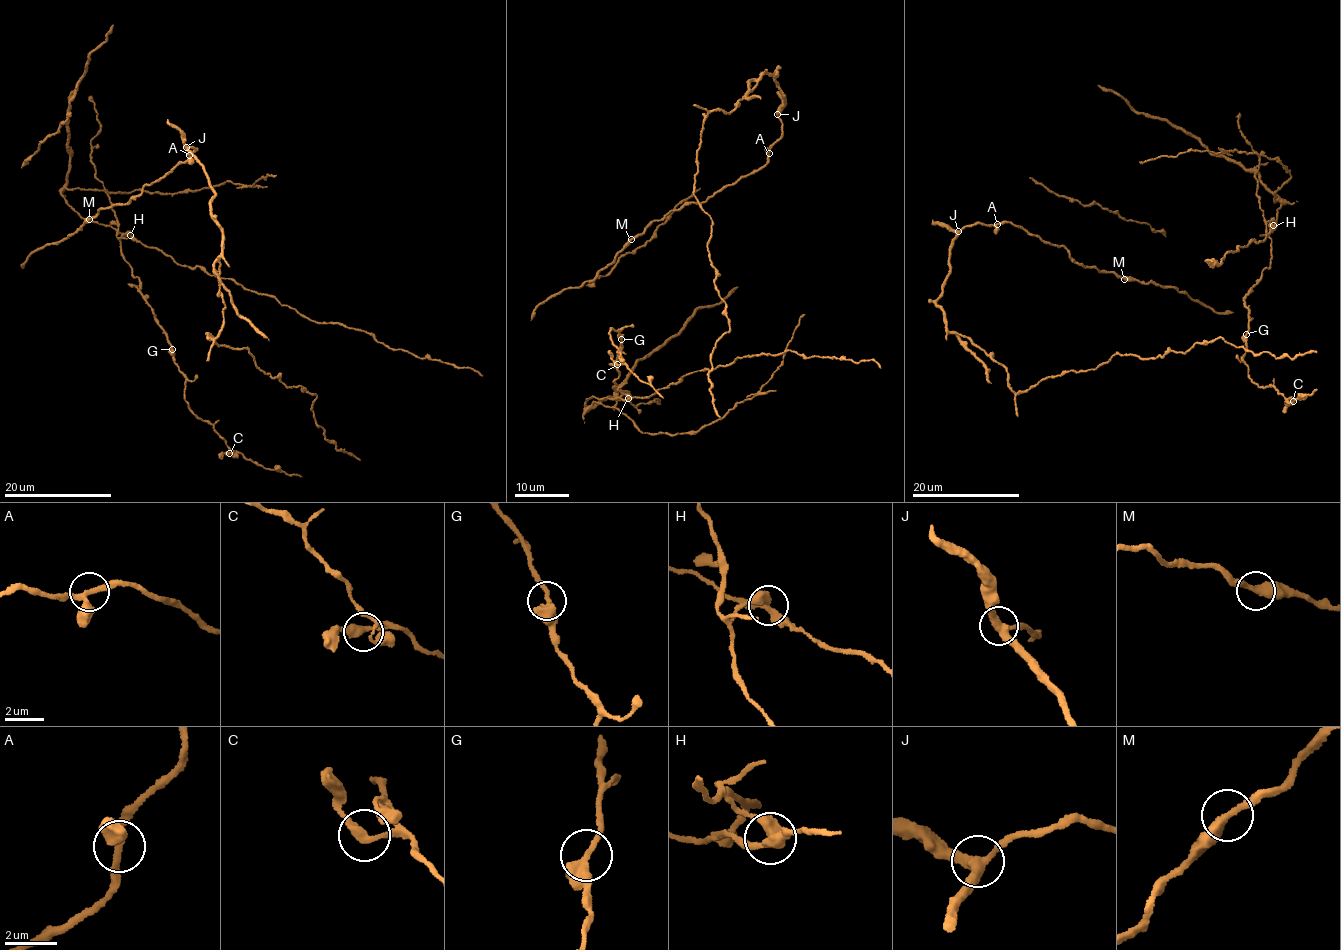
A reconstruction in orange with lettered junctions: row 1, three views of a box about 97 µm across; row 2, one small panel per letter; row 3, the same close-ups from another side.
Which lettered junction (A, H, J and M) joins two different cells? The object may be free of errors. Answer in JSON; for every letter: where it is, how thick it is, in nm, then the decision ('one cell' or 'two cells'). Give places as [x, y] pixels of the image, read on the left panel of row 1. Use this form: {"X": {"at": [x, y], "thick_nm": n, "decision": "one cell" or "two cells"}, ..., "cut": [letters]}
{"A": {"at": [189, 155], "thick_nm": 240, "decision": "one cell"}, "H": {"at": [130, 235], "thick_nm": 320, "decision": "two cells"}, "J": {"at": [186, 147], "thick_nm": 340, "decision": "one cell"}, "M": {"at": [89, 219], "thick_nm": 380, "decision": "one cell"}, "cut": ["H"]}

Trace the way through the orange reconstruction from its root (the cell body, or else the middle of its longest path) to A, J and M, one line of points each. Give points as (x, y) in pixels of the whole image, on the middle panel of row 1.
A: (715, 285), (712, 219), (694, 194), (702, 129), (776, 72), (786, 103), (769, 153)
J: (715, 285), (712, 219), (694, 194), (702, 129), (766, 72), (786, 101), (777, 114)
M: (715, 285), (712, 219), (694, 194), (702, 129), (776, 72), (786, 103), (764, 164), (631, 239)

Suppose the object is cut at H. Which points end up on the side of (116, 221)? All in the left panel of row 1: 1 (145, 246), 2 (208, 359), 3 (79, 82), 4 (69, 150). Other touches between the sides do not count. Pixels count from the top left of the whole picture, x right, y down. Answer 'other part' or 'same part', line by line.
1: other part
2: other part
3: other part
4: other part

